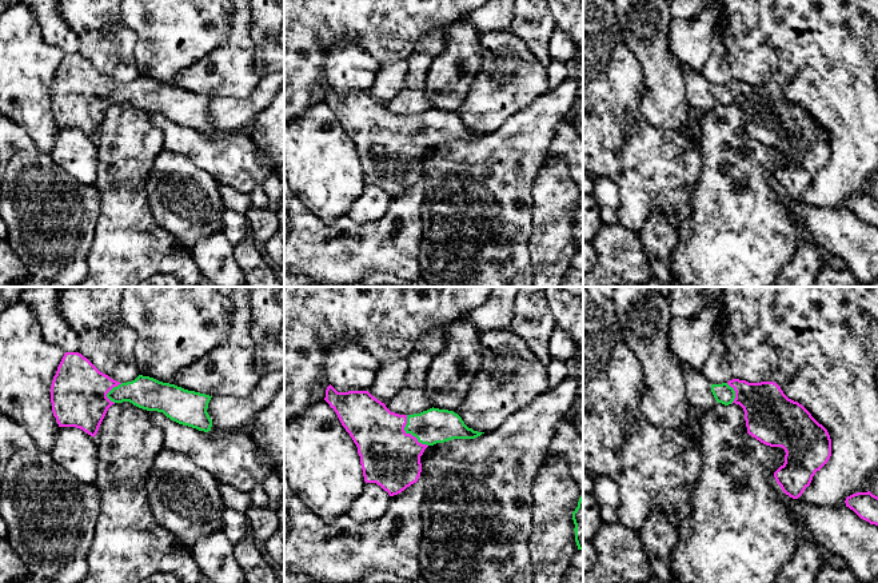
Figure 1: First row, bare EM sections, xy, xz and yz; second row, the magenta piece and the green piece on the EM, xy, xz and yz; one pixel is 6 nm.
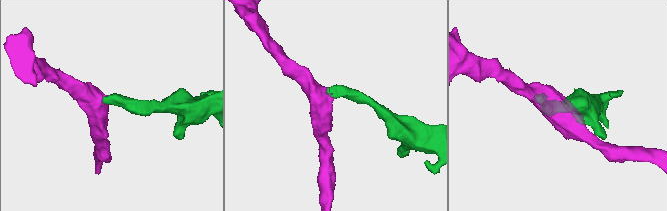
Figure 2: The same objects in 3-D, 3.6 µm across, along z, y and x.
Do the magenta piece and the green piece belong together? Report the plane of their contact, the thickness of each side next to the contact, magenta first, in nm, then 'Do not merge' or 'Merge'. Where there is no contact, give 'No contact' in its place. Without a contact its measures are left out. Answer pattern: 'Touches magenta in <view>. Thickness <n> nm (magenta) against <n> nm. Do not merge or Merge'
Touches magenta in xz. Thickness 360 nm (magenta) against 220 nm. Merge

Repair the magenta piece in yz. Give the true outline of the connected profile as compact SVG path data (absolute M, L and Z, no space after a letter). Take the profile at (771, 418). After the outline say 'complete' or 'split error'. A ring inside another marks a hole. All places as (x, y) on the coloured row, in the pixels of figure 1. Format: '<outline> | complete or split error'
M733 379L722 384L711 384L711 392L718 403L739 404L745 411L747 434L770 447L782 447L785 463L774 472L782 491L798 499L810 486L813 476L831 456L831 439L827 430L798 402L789 399L774 382L749 383Z | split error

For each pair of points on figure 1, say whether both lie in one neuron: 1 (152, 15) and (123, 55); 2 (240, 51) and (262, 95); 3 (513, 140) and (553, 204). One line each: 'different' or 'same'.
1: different
2: different
3: different

